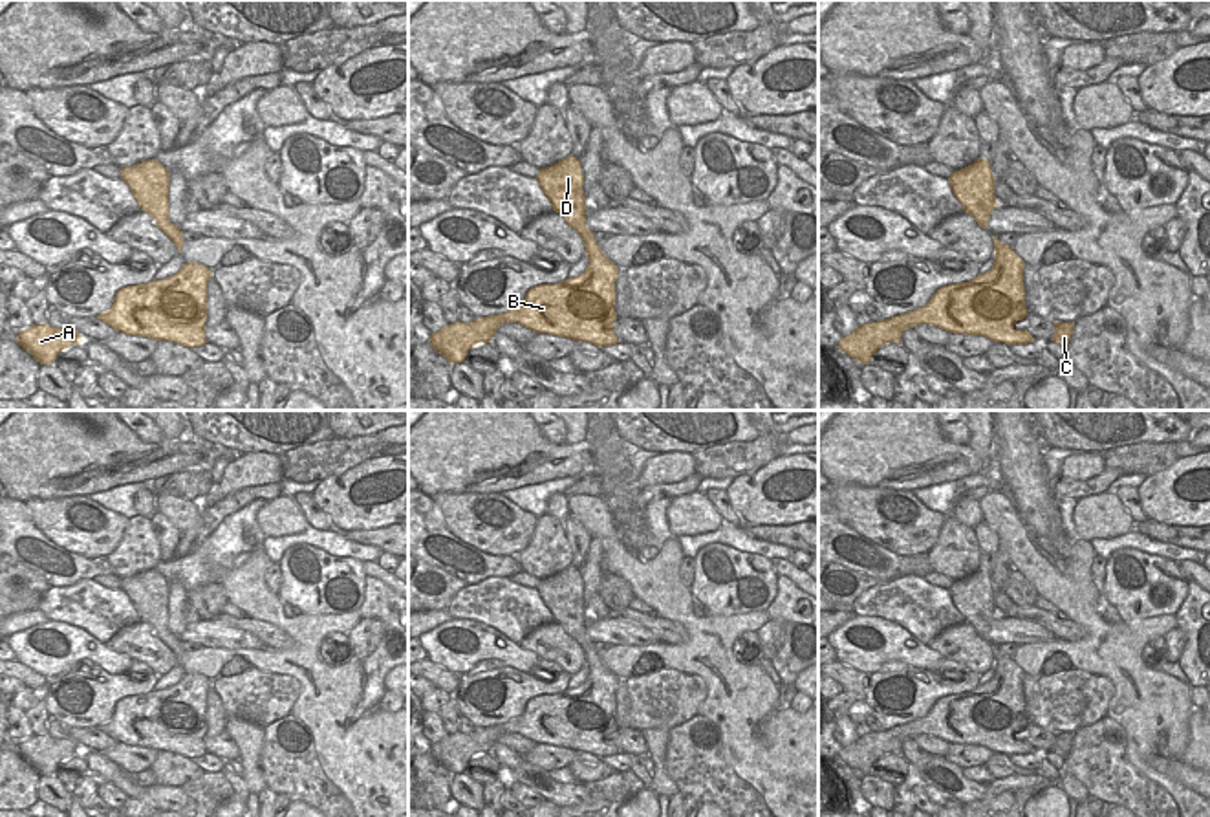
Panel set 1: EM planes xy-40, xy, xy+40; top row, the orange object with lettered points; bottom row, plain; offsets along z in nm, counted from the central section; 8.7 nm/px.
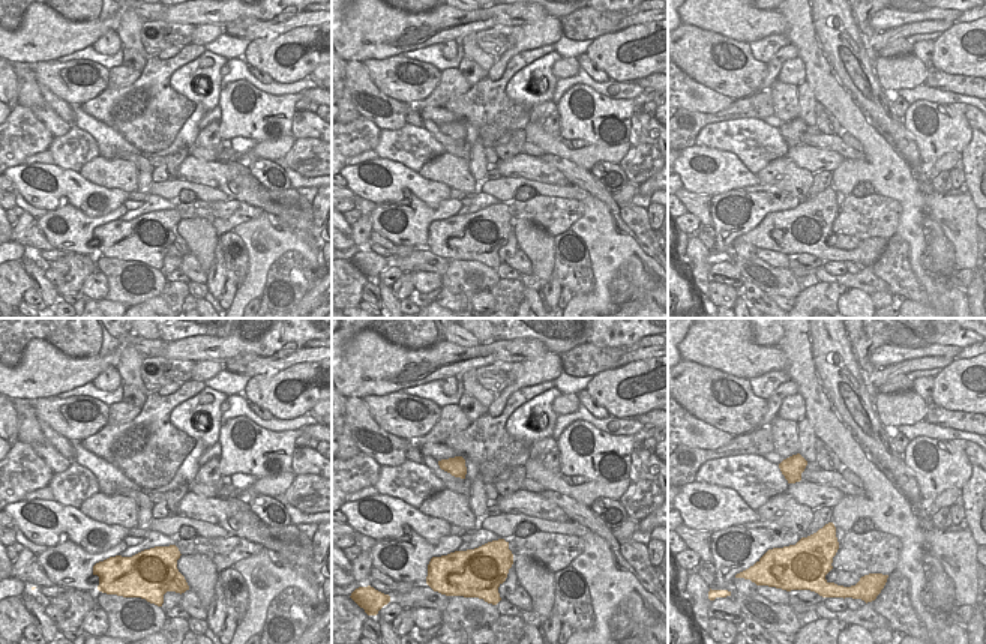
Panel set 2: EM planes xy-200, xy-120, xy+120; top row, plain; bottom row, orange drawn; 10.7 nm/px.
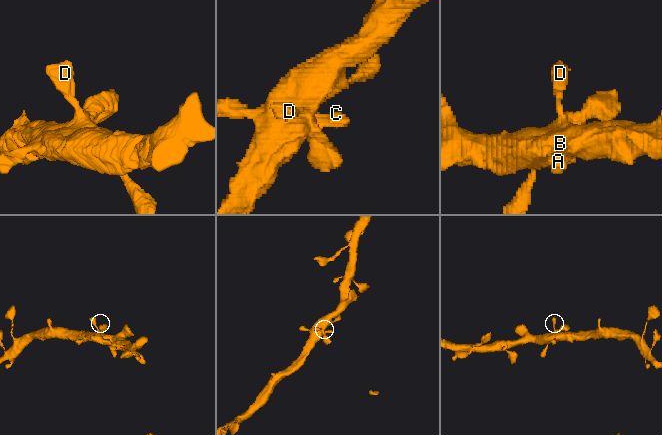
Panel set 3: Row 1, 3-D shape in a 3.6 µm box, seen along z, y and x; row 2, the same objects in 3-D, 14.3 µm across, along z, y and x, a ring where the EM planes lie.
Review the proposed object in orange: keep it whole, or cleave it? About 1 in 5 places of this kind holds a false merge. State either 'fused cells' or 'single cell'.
single cell

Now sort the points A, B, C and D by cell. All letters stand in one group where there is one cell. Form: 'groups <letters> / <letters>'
groups A B C D

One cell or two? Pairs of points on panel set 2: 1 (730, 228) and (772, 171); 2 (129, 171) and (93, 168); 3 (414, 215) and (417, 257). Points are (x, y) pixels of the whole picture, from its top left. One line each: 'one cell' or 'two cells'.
1: two cells
2: one cell
3: two cells

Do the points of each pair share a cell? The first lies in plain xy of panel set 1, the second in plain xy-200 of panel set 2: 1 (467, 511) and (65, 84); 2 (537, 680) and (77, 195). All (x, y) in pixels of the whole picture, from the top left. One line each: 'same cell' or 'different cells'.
1: same cell
2: different cells

